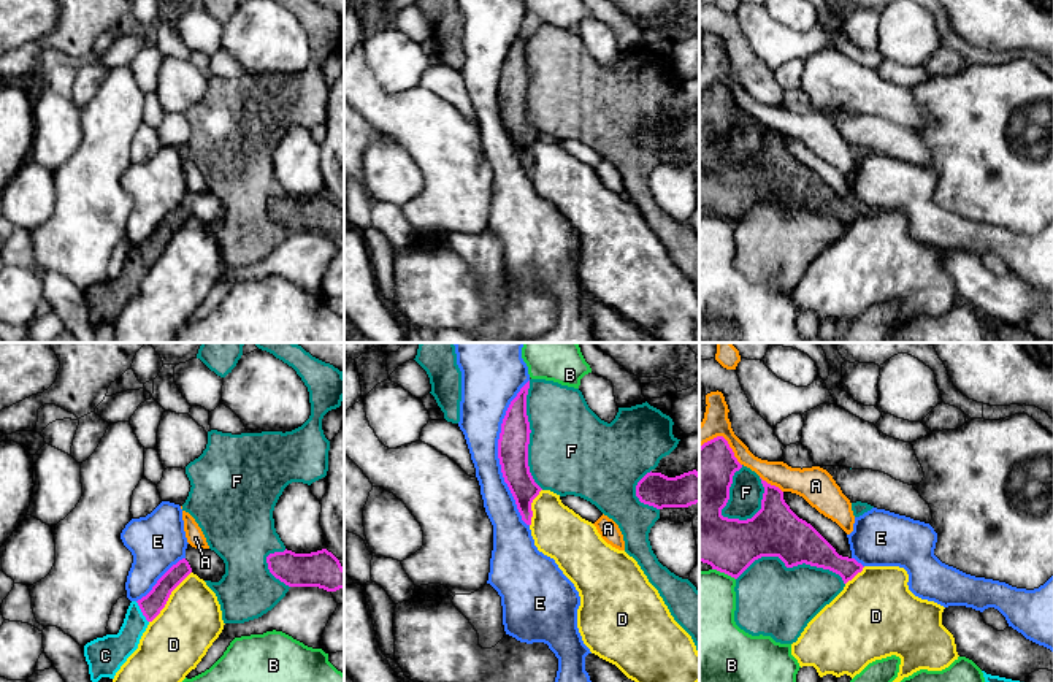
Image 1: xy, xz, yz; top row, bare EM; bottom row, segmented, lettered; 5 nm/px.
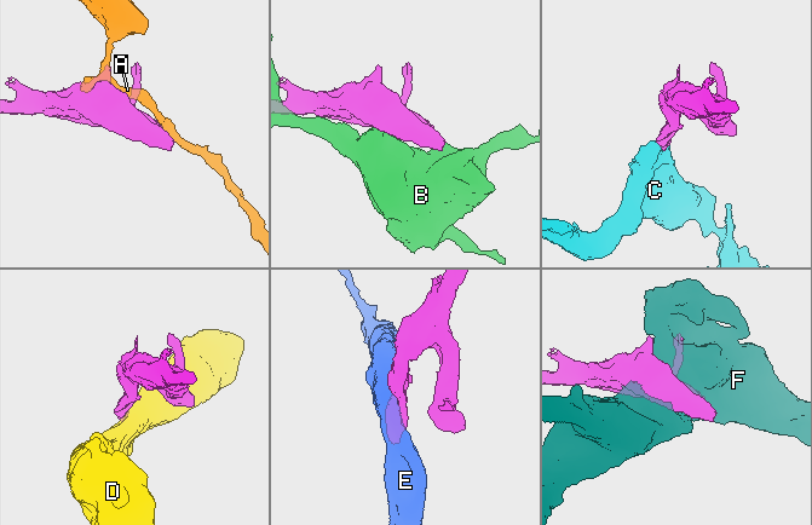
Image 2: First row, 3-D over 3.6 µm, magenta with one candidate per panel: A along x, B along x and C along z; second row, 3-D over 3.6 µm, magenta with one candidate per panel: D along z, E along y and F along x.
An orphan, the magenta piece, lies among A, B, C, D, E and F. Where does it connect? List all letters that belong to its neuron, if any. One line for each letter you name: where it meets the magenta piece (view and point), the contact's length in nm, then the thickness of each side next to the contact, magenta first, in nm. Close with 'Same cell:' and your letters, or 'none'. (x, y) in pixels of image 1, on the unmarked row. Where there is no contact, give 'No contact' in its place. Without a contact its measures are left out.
C: Touches magenta at xy (141, 256). Shared border 130 nm. Thickness 120 nm (magenta) against 160 nm
Same cell: C

